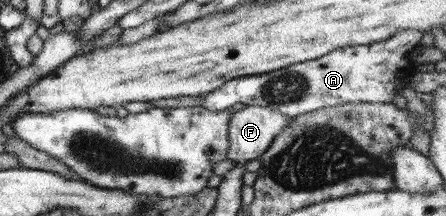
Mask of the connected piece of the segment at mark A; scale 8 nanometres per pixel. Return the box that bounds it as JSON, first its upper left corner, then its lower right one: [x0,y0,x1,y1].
[200,30,423,118]

